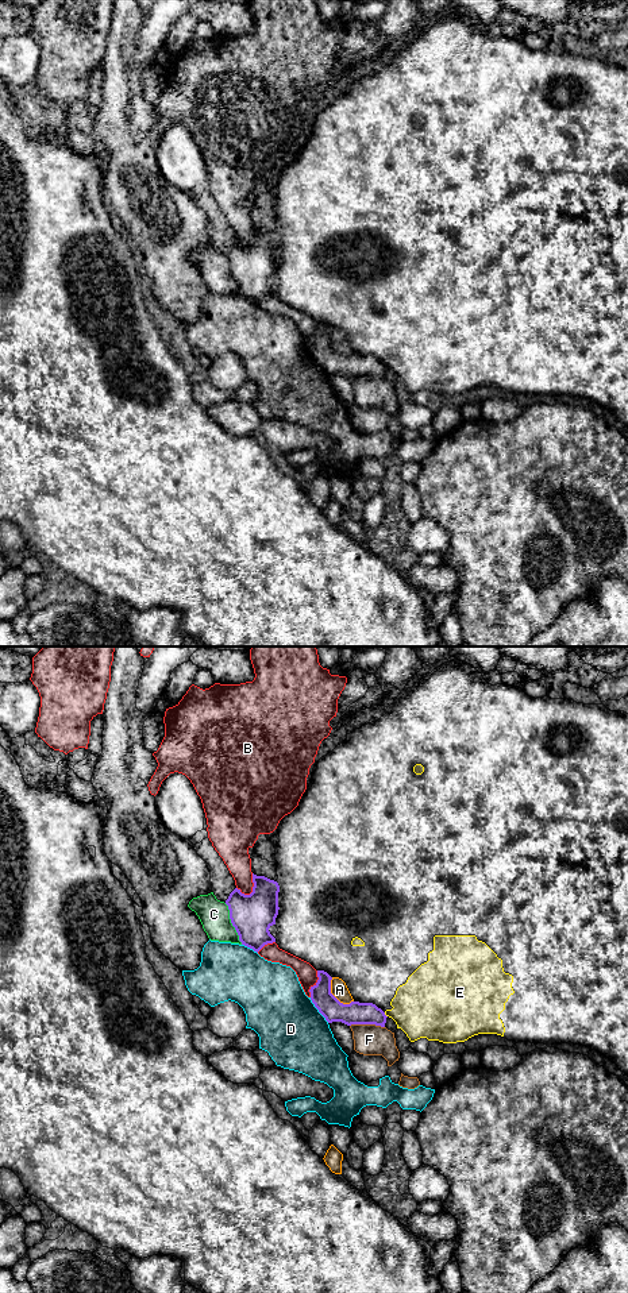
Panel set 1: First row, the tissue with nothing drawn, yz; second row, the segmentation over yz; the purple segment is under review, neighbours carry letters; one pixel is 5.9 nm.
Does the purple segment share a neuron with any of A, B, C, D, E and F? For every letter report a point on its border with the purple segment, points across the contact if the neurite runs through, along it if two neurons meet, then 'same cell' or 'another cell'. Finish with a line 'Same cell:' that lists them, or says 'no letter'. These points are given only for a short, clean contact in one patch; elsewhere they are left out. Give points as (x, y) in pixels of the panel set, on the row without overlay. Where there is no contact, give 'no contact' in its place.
A: contact yz (334, 348); another cell
B: contact yz (254, 238); another cell
C: contact yz (231, 274); another cell
D: contact yz (318, 361); another cell
E: contact yz (385, 367); border yz (384, 365), (386, 369); another cell
F: contact yz (368, 375); another cell
Same cell: no letter

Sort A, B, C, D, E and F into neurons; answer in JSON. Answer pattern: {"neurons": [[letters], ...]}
{"neurons": [["A"], ["B"], ["C"], ["D"], ["E"], ["F"]]}

